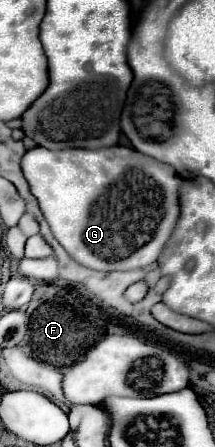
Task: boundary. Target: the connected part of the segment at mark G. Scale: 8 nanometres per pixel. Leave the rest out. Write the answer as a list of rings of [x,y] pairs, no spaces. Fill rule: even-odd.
[[[35,147],[23,155],[21,167],[55,239],[89,269],[131,271],[155,263],[179,217],[175,169],[131,147],[63,151]]]

